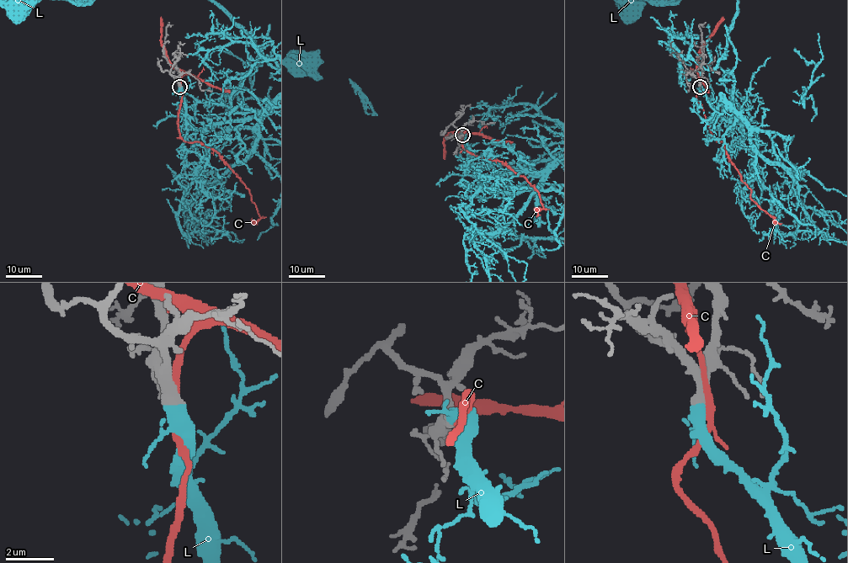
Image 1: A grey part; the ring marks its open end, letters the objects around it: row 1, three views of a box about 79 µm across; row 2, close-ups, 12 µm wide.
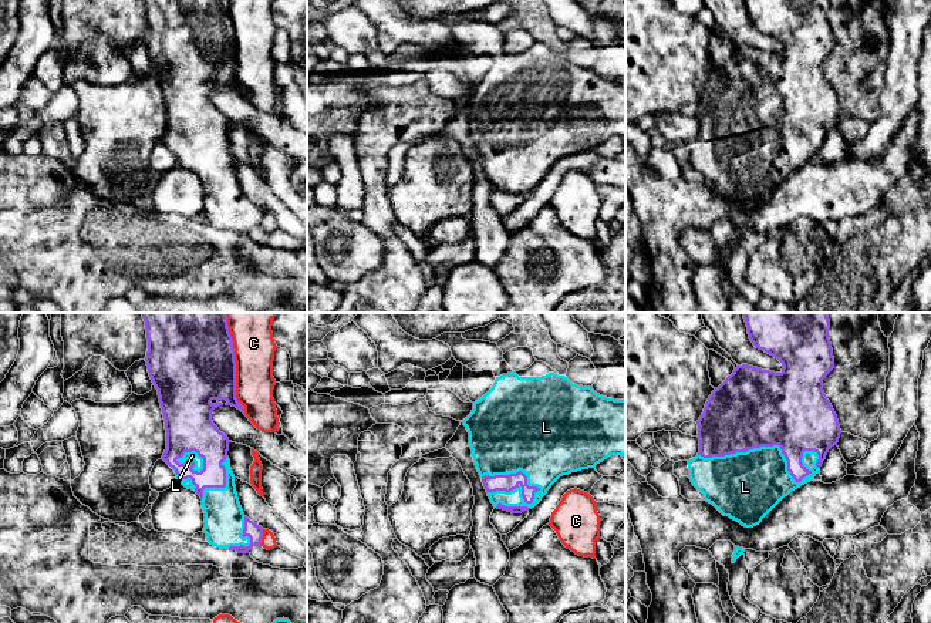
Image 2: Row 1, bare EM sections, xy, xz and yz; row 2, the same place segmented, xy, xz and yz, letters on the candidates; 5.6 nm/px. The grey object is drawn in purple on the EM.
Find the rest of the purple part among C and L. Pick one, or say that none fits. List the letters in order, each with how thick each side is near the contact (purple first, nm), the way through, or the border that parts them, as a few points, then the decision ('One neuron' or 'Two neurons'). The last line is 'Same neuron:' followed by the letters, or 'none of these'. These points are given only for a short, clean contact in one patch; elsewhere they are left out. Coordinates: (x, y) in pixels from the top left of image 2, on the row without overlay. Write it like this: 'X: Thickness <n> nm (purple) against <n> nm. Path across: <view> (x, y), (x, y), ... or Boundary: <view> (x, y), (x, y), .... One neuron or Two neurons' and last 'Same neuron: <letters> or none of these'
C: Thickness 500 nm (purple) against 240 nm. Two neurons
L: Thickness 420 nm (purple) against 380 nm. One neuron
Same neuron: L

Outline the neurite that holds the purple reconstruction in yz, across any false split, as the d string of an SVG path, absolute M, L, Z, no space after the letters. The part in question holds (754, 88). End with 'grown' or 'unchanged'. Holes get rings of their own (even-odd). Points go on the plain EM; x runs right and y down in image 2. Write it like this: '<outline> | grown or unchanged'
M745 0L748 16L753 27L777 40L783 50L780 54L762 51L753 47L738 47L726 61L712 73L704 94L696 102L699 134L695 139L688 142L689 161L692 166L704 175L704 182L712 185L723 198L739 203L745 209L753 209L792 172L813 162L814 156L820 154L820 148L826 141L829 131L837 127L841 111L837 97L823 73L823 61L834 50L833 30L829 20L830 1L829 0Z | grown

